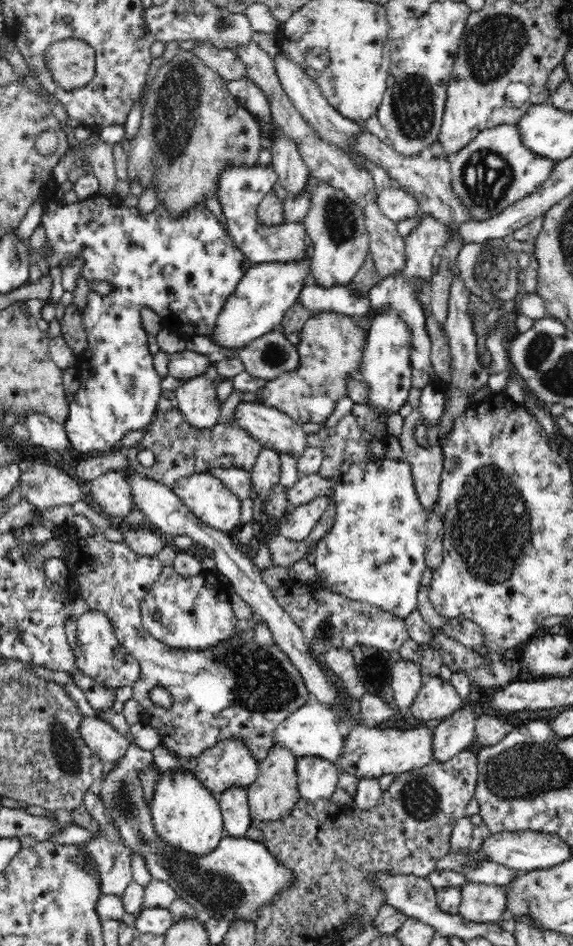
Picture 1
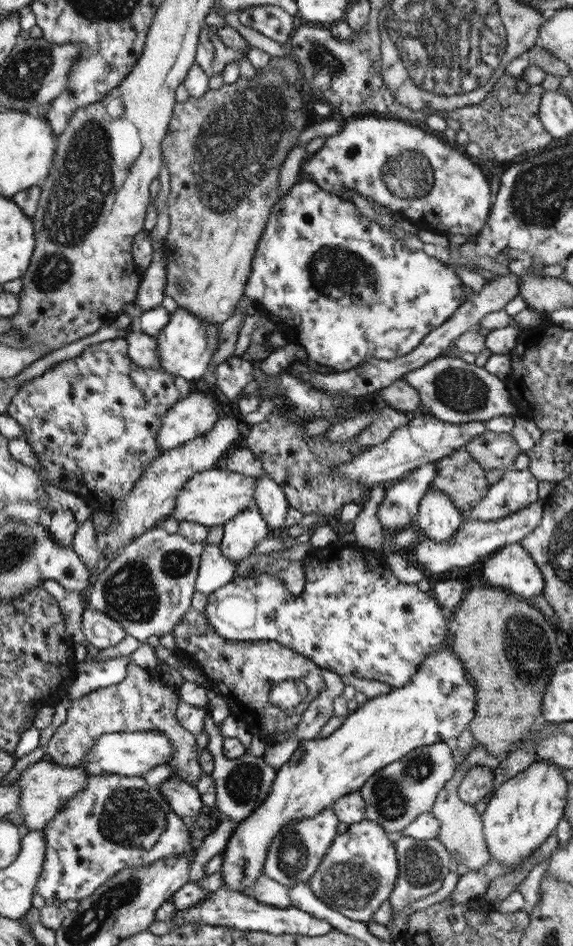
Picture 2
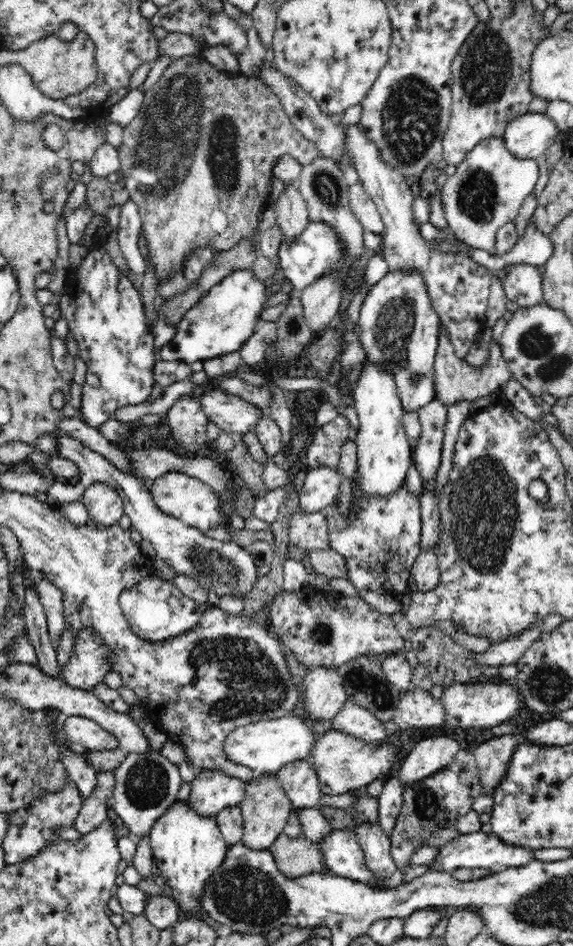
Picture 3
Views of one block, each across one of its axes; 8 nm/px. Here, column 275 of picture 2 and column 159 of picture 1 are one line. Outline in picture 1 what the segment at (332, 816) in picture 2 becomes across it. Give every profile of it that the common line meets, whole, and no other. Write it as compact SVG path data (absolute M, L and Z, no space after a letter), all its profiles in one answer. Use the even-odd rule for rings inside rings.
M131 744L126 754L117 760L115 767L104 775L101 783L101 790L98 794L104 812L109 819L112 819L114 826L131 851L136 851L146 859L148 871L154 880L166 882L175 891L178 898L182 898L186 904L192 906L197 918L203 921L207 918L214 918L218 921L224 920L234 924L236 921L251 921L255 924L260 920L261 911L273 905L273 902L288 892L297 882L297 876L284 863L280 863L278 857L269 851L269 847L264 842L250 840L247 836L236 838L224 836L220 844L205 857L193 857L188 853L183 853L179 849L172 849L156 833L151 822L151 812L149 805L143 797L141 782L138 775L148 767L153 766L153 752L144 750L142 747Z

